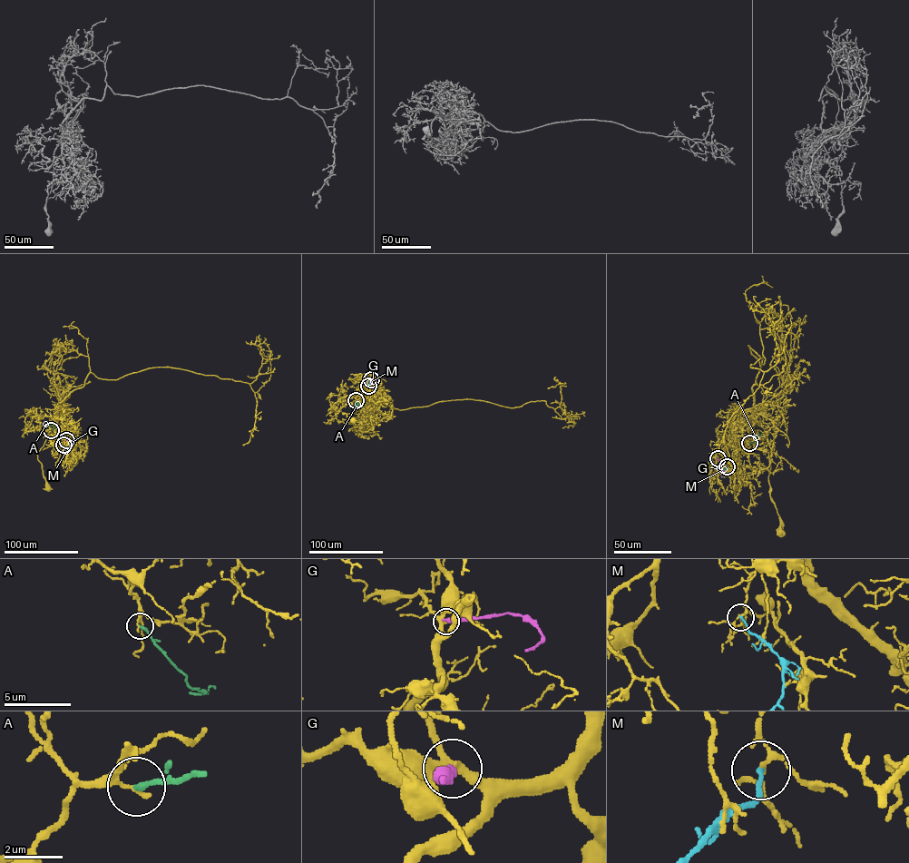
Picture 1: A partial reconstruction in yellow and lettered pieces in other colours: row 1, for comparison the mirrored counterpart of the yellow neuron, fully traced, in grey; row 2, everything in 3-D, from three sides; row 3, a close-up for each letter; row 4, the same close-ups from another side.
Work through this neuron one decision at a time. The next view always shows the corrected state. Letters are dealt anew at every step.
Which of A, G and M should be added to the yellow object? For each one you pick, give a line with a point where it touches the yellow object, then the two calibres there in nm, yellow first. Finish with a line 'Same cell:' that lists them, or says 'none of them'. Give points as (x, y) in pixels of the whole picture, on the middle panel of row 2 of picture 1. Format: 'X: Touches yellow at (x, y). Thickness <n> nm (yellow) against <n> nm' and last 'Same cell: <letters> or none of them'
Same cell: none of them

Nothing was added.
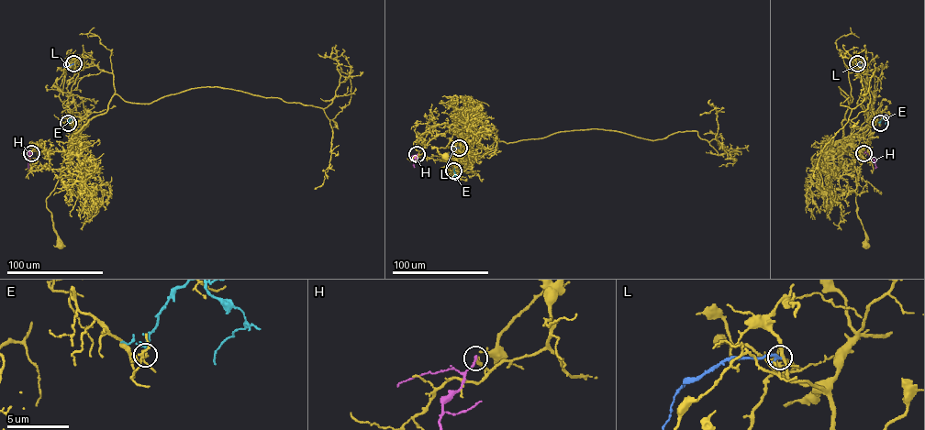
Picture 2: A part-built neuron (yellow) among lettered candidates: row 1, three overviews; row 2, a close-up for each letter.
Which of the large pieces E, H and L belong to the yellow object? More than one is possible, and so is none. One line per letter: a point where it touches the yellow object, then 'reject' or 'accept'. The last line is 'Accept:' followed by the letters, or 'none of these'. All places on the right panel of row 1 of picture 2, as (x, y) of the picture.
E: meets yellow at (880, 123); reject
H: meets yellow at (863, 153); reject
L: meets yellow at (857, 63); accept
Accept: L

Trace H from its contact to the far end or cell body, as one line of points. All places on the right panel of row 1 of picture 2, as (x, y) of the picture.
H: (863, 153), (871, 157), (874, 168)

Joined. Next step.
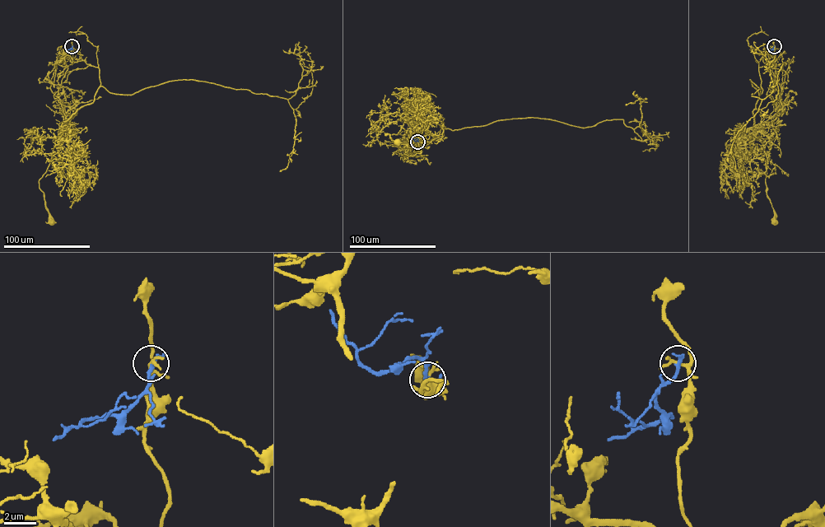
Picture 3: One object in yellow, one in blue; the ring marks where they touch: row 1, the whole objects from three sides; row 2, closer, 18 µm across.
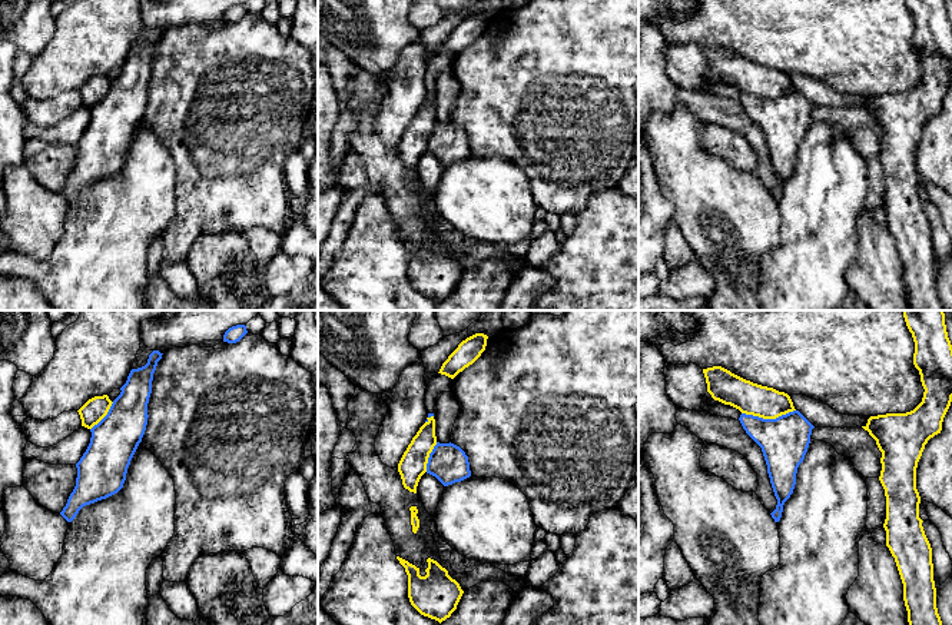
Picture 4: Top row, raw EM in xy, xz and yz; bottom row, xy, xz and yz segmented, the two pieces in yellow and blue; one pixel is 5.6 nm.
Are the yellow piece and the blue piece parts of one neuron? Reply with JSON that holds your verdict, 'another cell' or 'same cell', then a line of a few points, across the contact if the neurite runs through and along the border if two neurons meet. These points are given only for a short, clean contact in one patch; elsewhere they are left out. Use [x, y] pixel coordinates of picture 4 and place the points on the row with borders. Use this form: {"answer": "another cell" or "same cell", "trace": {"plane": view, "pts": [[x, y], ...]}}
{"answer": "another cell", "trace": {"plane": "yz", "pts": [[795, 409], [775, 418], [742, 414]]}}

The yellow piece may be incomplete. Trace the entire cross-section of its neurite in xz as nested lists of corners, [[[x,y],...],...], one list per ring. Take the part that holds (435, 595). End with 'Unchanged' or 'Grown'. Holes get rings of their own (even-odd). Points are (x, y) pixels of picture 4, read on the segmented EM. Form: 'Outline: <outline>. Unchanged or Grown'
Outline: [[[397,556],[399,564],[405,568],[408,575],[408,598],[411,605],[424,616],[438,621],[439,624],[451,616],[457,609],[457,605],[464,594],[460,584],[448,575],[448,571],[442,568],[437,561],[428,558],[427,575],[419,575],[419,568],[408,561]]]. Unchanged

